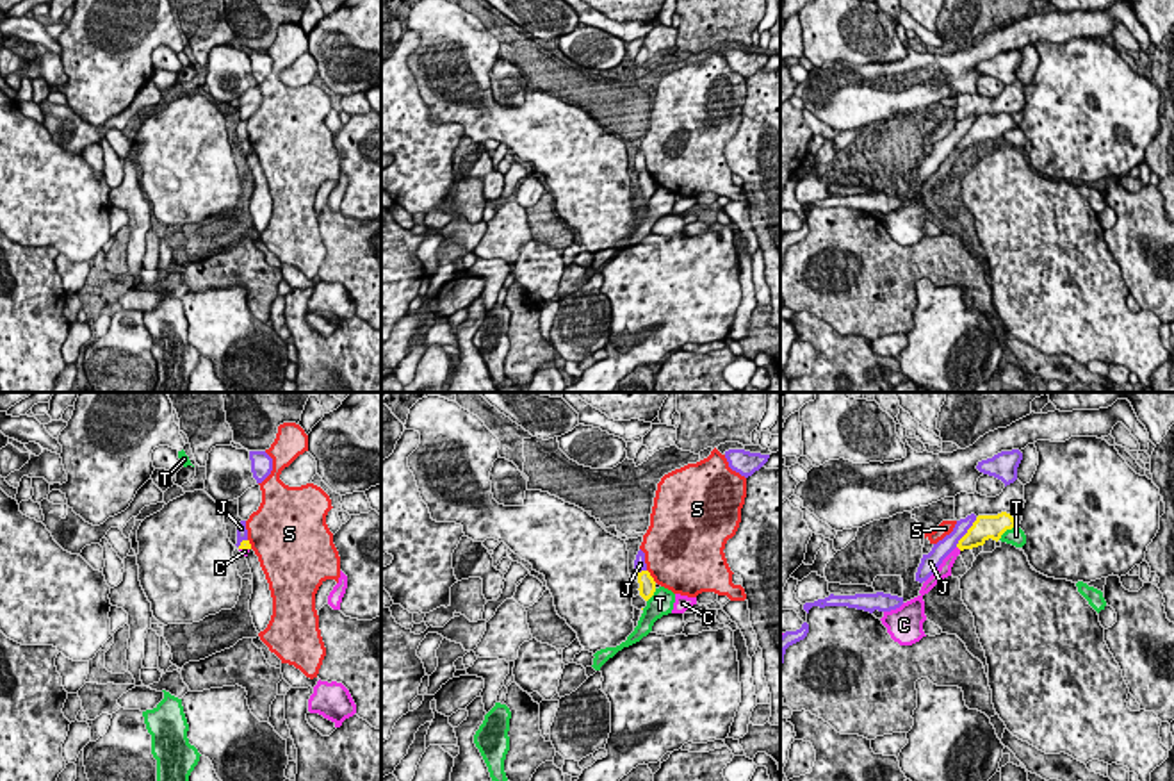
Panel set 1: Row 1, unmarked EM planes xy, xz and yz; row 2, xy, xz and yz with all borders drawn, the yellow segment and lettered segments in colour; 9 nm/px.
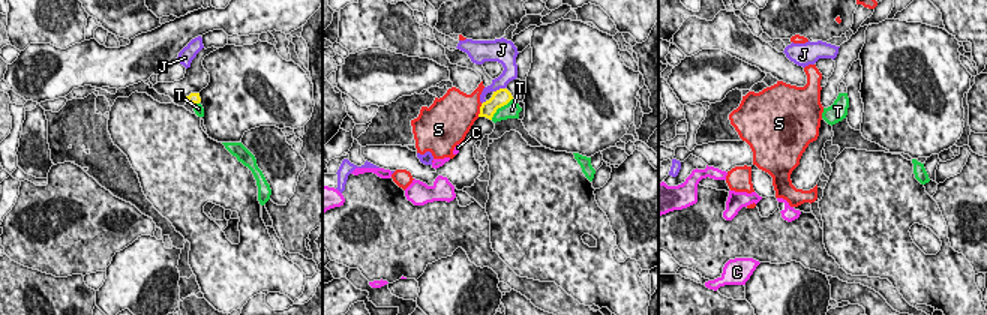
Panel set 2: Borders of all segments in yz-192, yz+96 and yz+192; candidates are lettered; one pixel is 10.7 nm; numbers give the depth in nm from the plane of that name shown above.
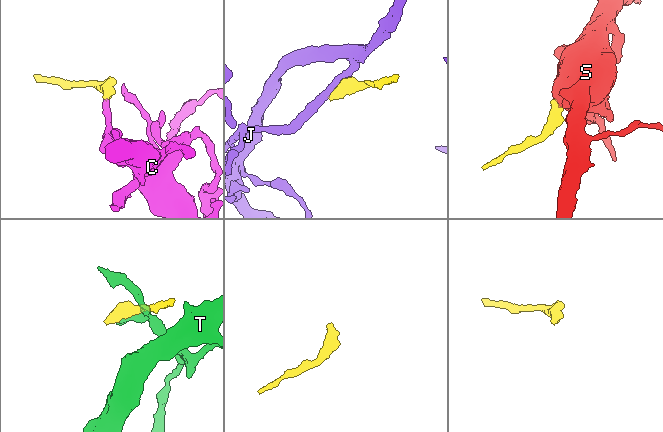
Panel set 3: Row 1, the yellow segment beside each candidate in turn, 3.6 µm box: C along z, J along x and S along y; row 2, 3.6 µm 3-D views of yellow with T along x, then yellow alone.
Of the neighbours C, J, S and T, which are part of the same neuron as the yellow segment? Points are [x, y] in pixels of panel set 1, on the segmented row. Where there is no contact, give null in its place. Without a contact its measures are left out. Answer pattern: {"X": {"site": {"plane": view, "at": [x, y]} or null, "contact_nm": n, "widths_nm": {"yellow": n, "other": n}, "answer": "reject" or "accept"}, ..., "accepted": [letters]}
{"C": {"site": {"plane": "yz", "at": [959, 548]}, "contact_nm": 60, "widths_nm": {"yellow": 190, "other": 130}, "answer": "accept"}, "J": {"site": {"plane": "yz", "at": [968, 532]}, "contact_nm": 340, "widths_nm": {"yellow": 220, "other": 140}, "answer": "reject"}, "S": {"site": {"plane": "xz", "at": [651, 576]}, "contact_nm": 150, "widths_nm": {"yellow": 160, "other": 480}, "answer": "reject"}, "T": {"site": {"plane": "yz", "at": [1007, 528]}, "contact_nm": 240, "widths_nm": {"yellow": 220, "other": 160}, "answer": "reject"}, "accepted": ["C"]}

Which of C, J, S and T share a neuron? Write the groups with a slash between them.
C / J / S / T

